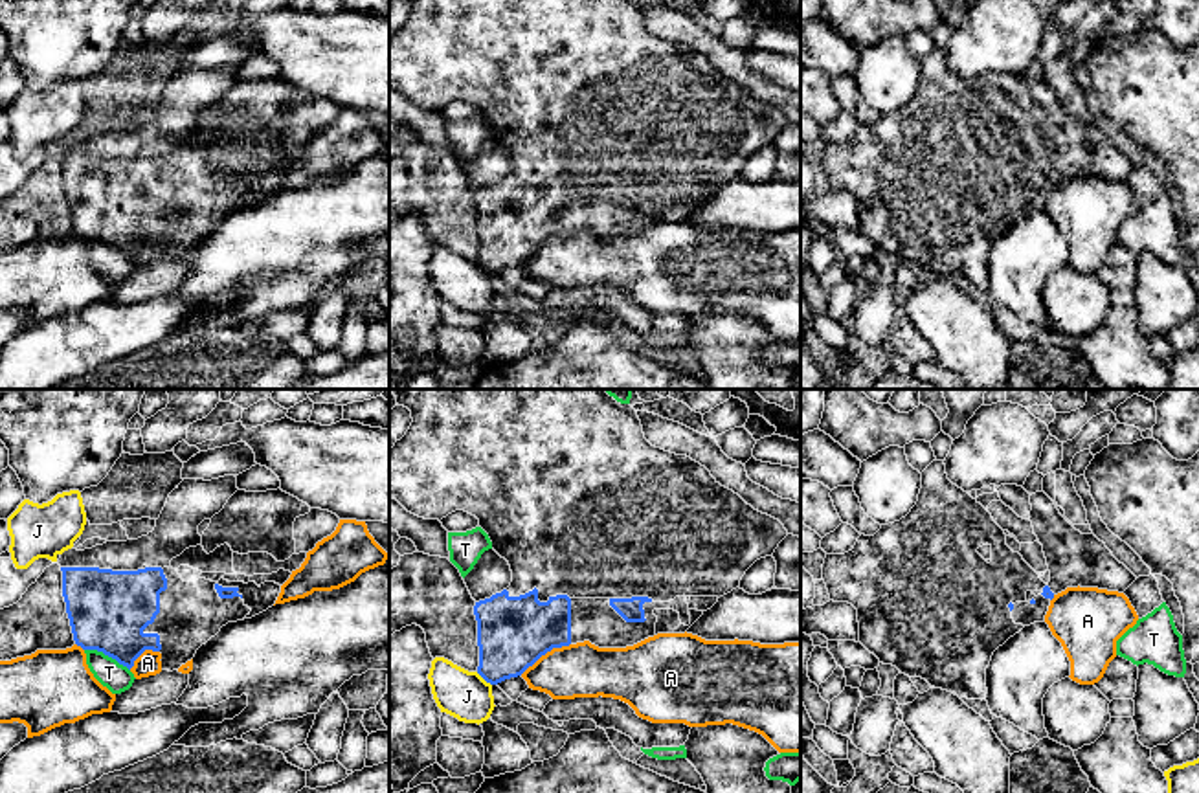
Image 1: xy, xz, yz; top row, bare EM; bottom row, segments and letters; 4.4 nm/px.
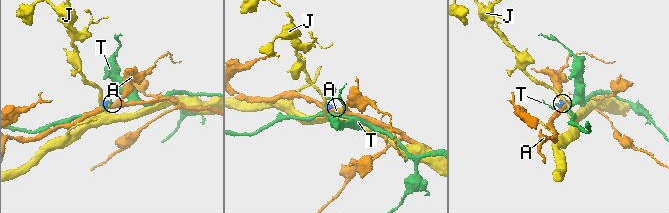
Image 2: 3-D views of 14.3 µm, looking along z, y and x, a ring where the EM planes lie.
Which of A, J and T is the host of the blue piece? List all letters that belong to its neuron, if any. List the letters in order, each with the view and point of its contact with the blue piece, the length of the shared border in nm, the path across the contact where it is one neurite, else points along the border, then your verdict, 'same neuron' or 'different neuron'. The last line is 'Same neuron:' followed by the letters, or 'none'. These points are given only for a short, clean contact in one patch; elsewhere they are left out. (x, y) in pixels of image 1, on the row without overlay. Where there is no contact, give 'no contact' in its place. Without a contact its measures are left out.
A: meets blue in xz at (544, 243); contact 260 nm long; border along xz (570, 232), (548, 239), (520, 263); different neuron
J: meets blue in xz at (483, 267); contact 90 nm long; border along xz (476, 261), (491, 274); different neuron
T: meets blue in xy at (107, 243); contact 220 nm long; border along xy (85, 237), (96, 237), (129, 259); different neuron
Same neuron: none

